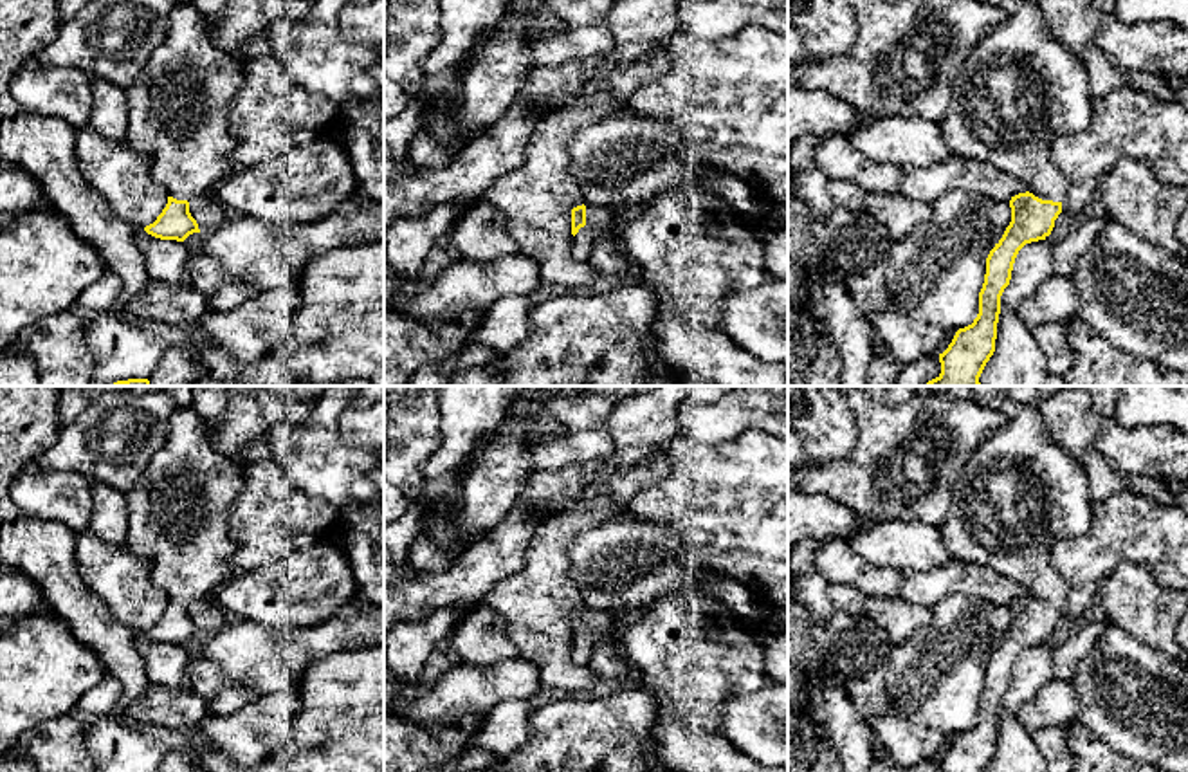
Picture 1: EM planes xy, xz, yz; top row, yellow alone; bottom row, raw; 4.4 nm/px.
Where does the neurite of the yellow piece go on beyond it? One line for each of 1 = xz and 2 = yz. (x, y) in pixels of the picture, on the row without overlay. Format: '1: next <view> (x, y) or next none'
1: next xz (597, 623)
2: next yz (1019, 493)

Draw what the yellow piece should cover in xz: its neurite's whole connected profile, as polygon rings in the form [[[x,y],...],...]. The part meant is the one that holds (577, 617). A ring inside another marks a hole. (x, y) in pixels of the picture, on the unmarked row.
[[[577,610],[571,613],[571,657],[580,666],[588,666],[597,640],[609,628],[611,617],[608,611],[599,610]]]

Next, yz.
[[[972,386],[973,400],[1002,413],[1008,422],[992,431],[975,449],[952,489],[952,509],[939,527],[954,559],[984,566],[1028,590],[1011,601],[1011,626],[986,662],[984,687],[979,696],[979,718],[959,732],[939,758],[941,772],[984,772],[995,756],[1001,700],[1010,689],[1019,655],[1046,644],[1062,617],[1065,583],[1051,566],[1051,548],[1058,539],[1080,536],[1092,521],[1092,498],[1083,465],[1056,446],[1035,404],[1006,399],[997,386]]]

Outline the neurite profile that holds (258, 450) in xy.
[[[260,437],[249,444],[245,444],[240,453],[233,458],[238,465],[247,465],[252,462],[272,458],[272,449],[269,437]]]

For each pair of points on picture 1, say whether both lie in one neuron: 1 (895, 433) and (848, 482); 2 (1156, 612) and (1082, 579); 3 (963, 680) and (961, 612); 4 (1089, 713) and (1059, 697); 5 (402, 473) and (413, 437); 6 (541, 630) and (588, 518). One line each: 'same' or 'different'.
1: same
2: different
3: same
4: different
5: same
6: same

